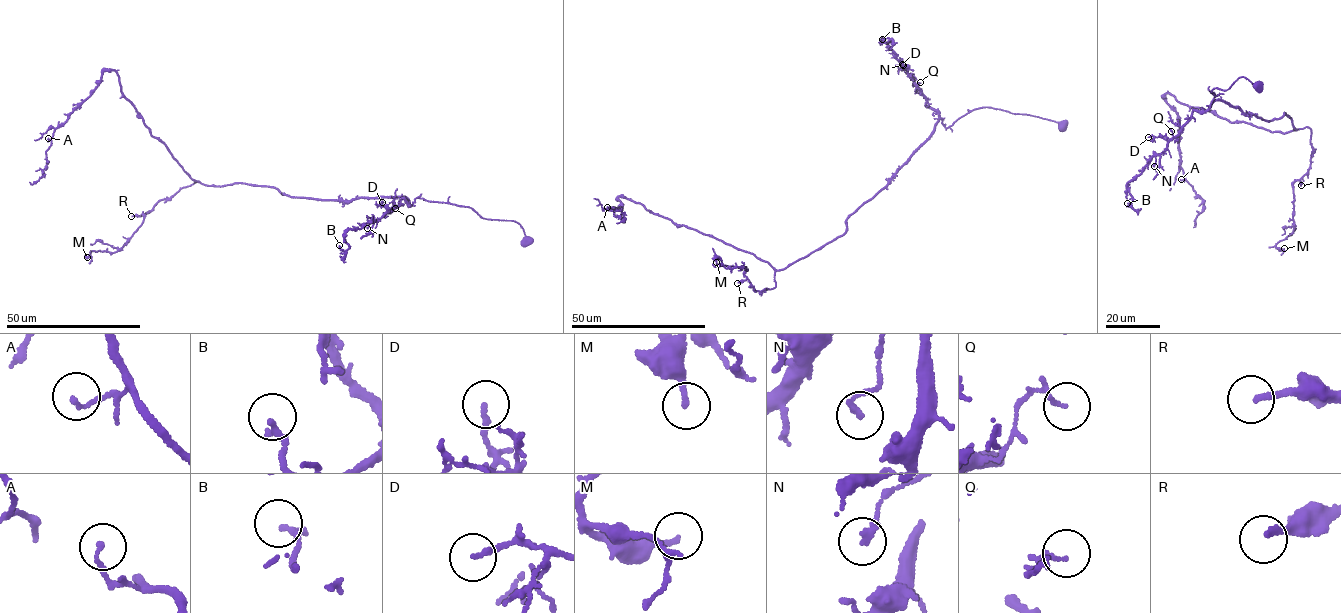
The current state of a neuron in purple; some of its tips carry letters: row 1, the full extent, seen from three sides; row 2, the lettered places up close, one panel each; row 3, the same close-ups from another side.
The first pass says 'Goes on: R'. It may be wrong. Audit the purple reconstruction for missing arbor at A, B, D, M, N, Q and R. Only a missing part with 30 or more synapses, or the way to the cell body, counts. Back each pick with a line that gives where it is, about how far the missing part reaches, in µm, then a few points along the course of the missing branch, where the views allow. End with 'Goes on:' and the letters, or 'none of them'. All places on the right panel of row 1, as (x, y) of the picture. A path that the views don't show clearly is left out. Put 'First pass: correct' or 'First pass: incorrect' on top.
First pass: correct
R: place (1301, 185); missing 15 µm; course (1301, 185), (1301, 213)
Goes on: R

